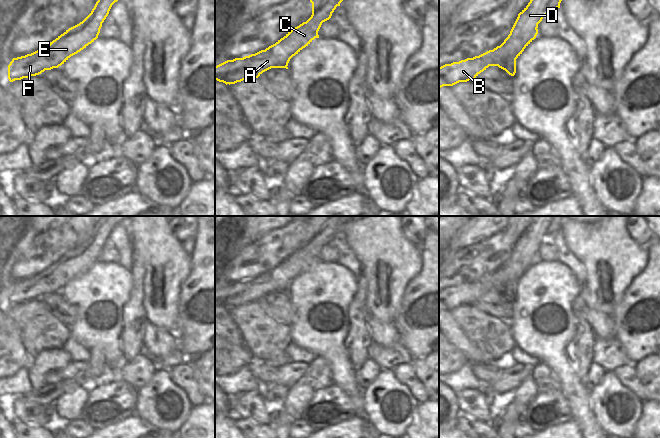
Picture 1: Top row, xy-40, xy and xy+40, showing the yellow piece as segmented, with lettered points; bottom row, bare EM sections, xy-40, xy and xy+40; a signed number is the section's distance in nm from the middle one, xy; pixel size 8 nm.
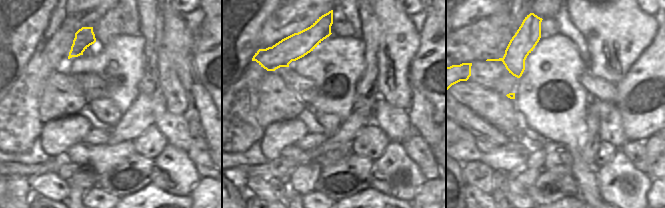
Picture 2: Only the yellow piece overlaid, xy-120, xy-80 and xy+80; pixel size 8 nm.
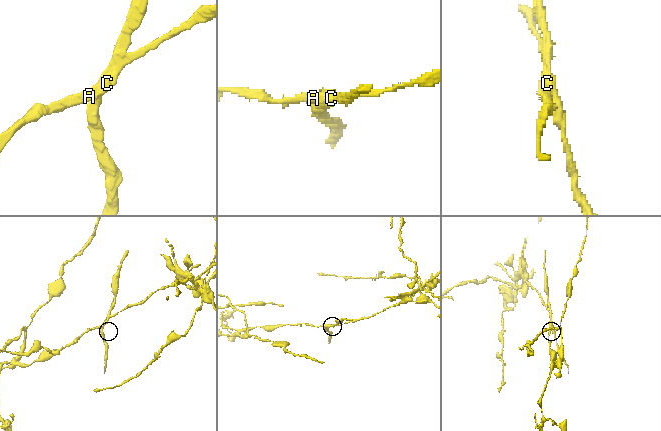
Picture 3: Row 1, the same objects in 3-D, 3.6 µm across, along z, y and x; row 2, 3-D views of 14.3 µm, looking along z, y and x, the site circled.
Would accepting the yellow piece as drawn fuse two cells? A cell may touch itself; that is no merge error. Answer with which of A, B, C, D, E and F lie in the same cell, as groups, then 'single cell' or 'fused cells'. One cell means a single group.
A B C E F / D | fused cells

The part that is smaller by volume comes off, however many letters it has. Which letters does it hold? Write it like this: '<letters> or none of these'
D

